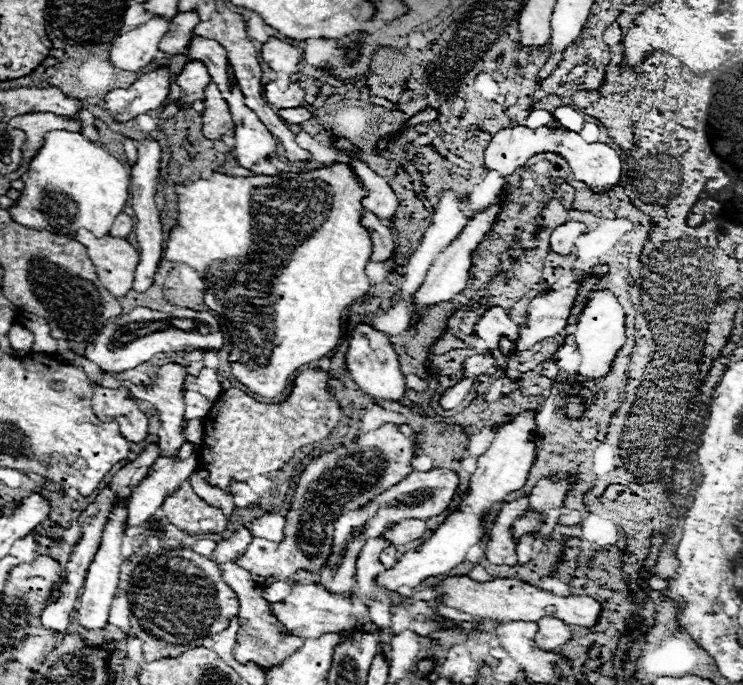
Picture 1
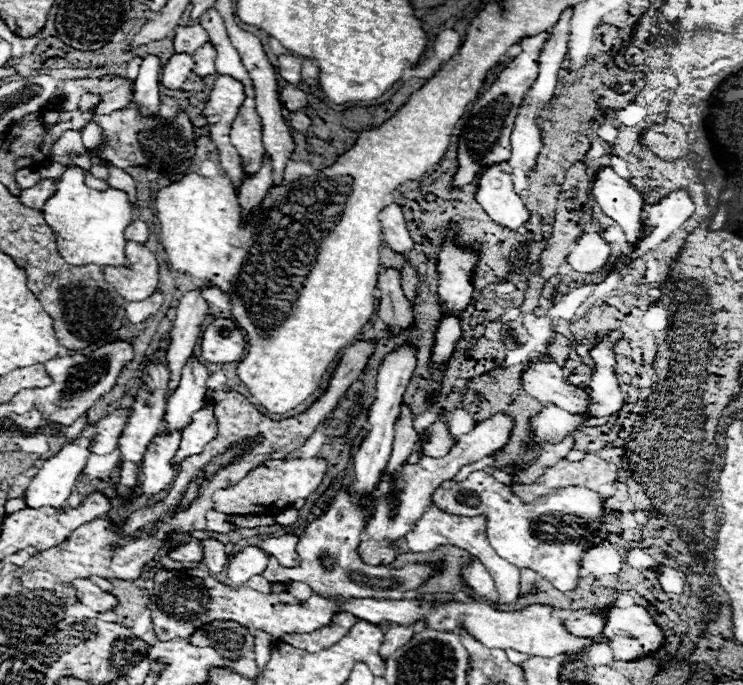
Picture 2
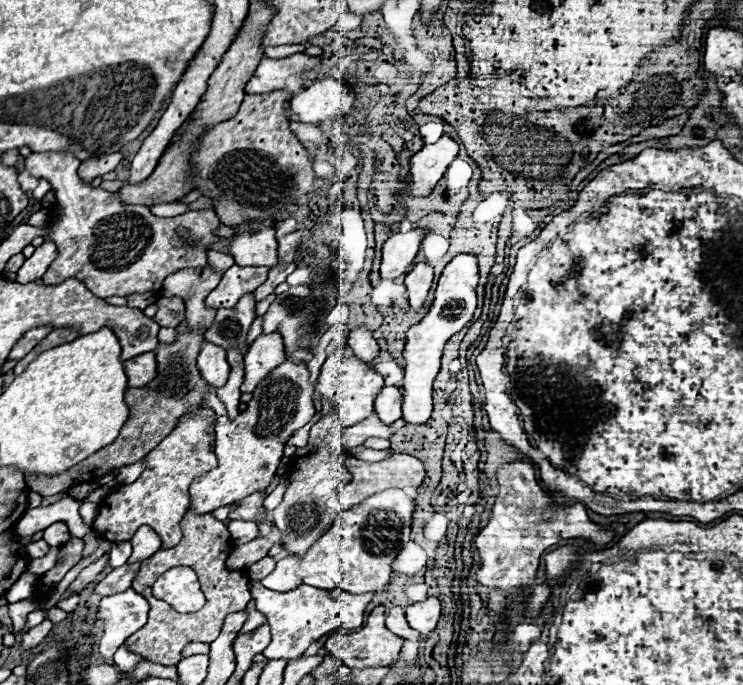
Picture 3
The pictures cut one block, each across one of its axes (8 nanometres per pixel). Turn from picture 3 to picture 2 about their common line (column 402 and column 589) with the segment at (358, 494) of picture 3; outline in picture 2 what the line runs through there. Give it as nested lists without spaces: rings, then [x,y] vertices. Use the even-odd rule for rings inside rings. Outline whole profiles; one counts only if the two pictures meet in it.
[[[586,454],[586,458],[580,462],[560,460],[556,466],[548,468],[546,474],[540,476],[534,484],[512,486],[512,490],[520,500],[532,502],[562,486],[584,486],[590,490],[598,490],[600,486],[614,482],[616,476],[618,472],[612,464],[594,454]]]

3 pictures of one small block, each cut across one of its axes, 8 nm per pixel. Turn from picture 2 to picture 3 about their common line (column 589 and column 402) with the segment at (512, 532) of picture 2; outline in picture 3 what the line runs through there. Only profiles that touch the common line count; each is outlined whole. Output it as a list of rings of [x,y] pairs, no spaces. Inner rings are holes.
[[[388,488],[368,496],[364,502],[344,510],[330,534],[338,536],[338,554],[342,568],[342,588],[352,594],[386,590],[392,578],[392,562],[410,542],[410,524],[414,514],[414,498],[400,488]]]

